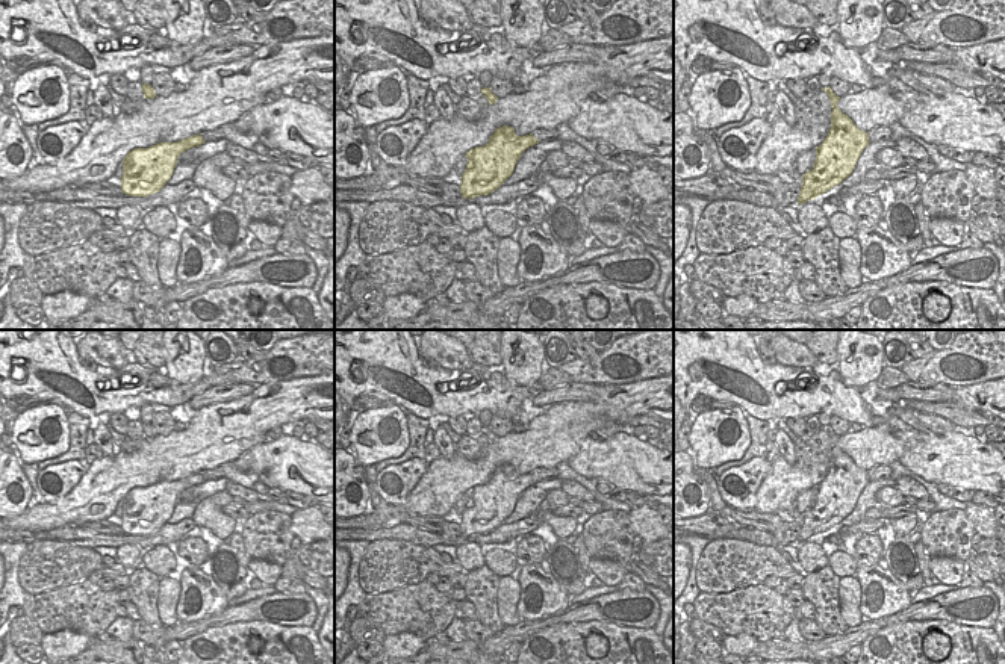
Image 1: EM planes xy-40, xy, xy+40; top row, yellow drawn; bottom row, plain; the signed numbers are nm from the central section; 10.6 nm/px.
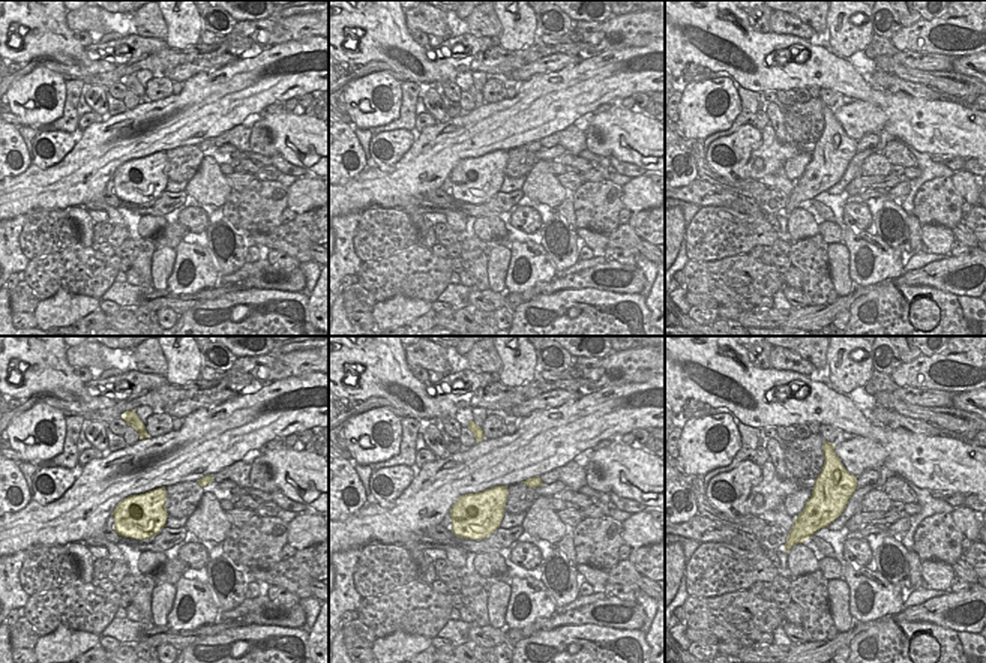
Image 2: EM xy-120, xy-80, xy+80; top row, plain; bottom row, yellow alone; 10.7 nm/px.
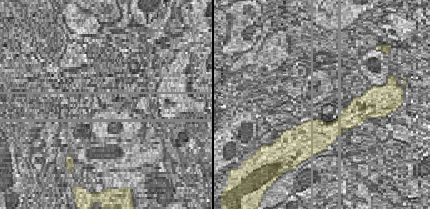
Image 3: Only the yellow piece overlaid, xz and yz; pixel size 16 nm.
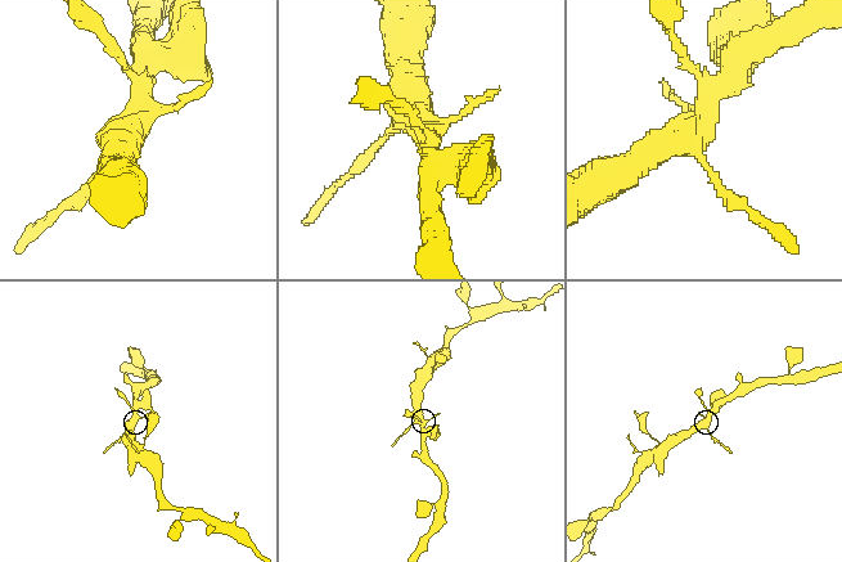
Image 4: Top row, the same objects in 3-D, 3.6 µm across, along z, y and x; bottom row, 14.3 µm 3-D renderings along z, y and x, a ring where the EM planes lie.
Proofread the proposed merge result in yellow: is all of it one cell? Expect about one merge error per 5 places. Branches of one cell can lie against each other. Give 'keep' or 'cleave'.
keep

